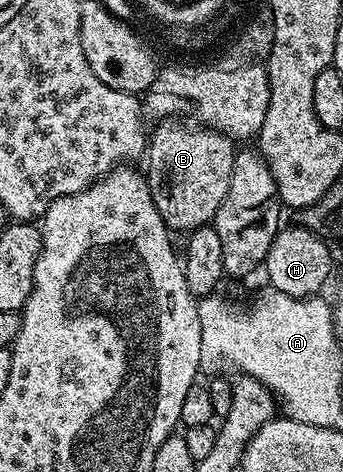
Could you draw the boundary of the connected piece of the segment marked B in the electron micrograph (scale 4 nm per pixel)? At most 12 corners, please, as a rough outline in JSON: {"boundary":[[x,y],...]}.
{"boundary":[[167,117],[145,178],[163,223],[208,226],[229,193],[236,144]]}

